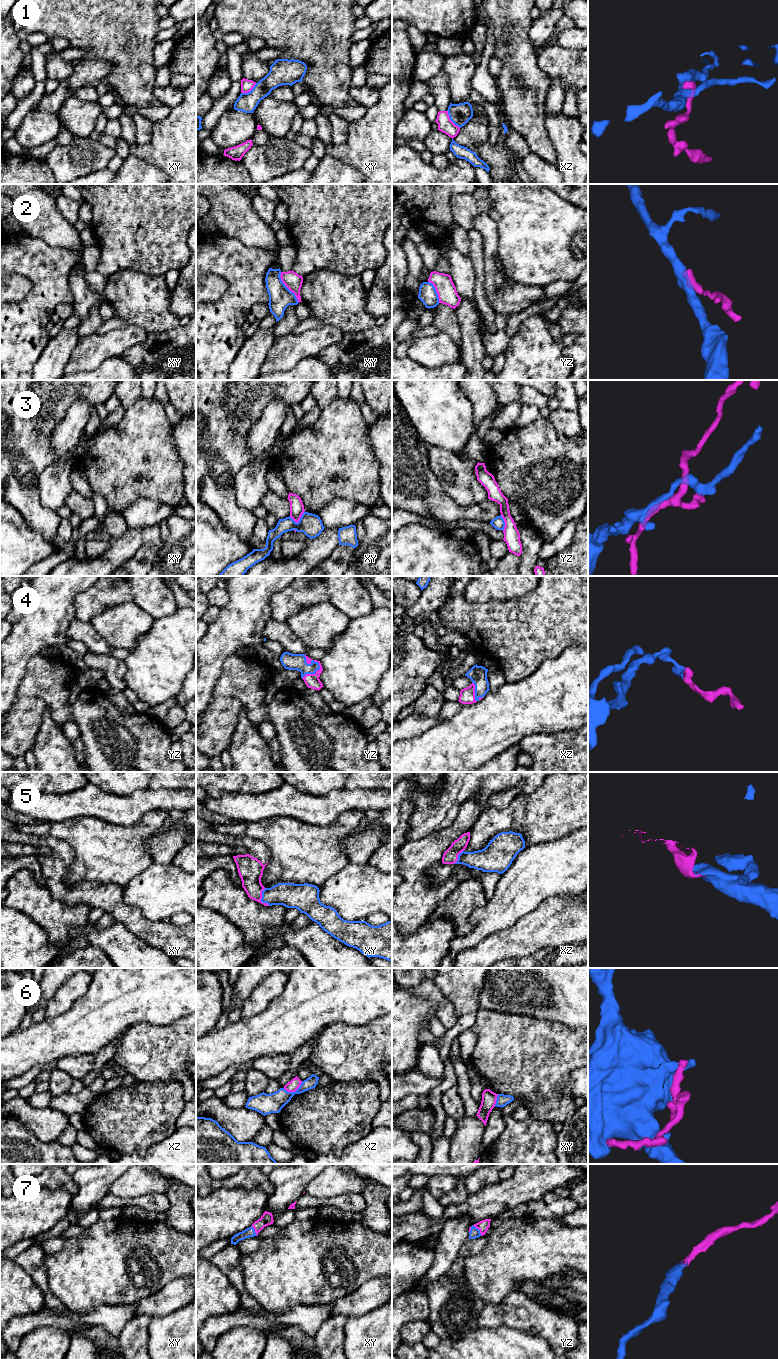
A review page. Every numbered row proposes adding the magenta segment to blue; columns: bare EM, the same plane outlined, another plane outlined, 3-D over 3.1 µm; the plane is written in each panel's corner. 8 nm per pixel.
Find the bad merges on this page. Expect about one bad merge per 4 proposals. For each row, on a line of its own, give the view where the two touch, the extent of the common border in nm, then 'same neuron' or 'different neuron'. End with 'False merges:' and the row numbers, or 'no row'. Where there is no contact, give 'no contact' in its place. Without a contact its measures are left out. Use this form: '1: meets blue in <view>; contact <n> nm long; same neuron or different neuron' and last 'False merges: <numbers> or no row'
1: meets blue in xz; contact 180 nm long; different neuron
2: meets blue in xy; contact 280 nm long; different neuron
3: meets blue in xy; contact 140 nm long; different neuron
4: meets blue in yz; contact 190 nm long; same neuron
5: meets blue in xy; contact 150 nm long; same neuron
6: meets blue in xz; contact 170 nm long; different neuron
7: meets blue in yz; contact 120 nm long; same neuron
False merges: 1, 2, 3, 6

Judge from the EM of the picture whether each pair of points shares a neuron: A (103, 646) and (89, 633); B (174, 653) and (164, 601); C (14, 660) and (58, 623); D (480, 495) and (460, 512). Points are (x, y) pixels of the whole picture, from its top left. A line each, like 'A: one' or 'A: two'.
A: one
B: two
C: one
D: two

